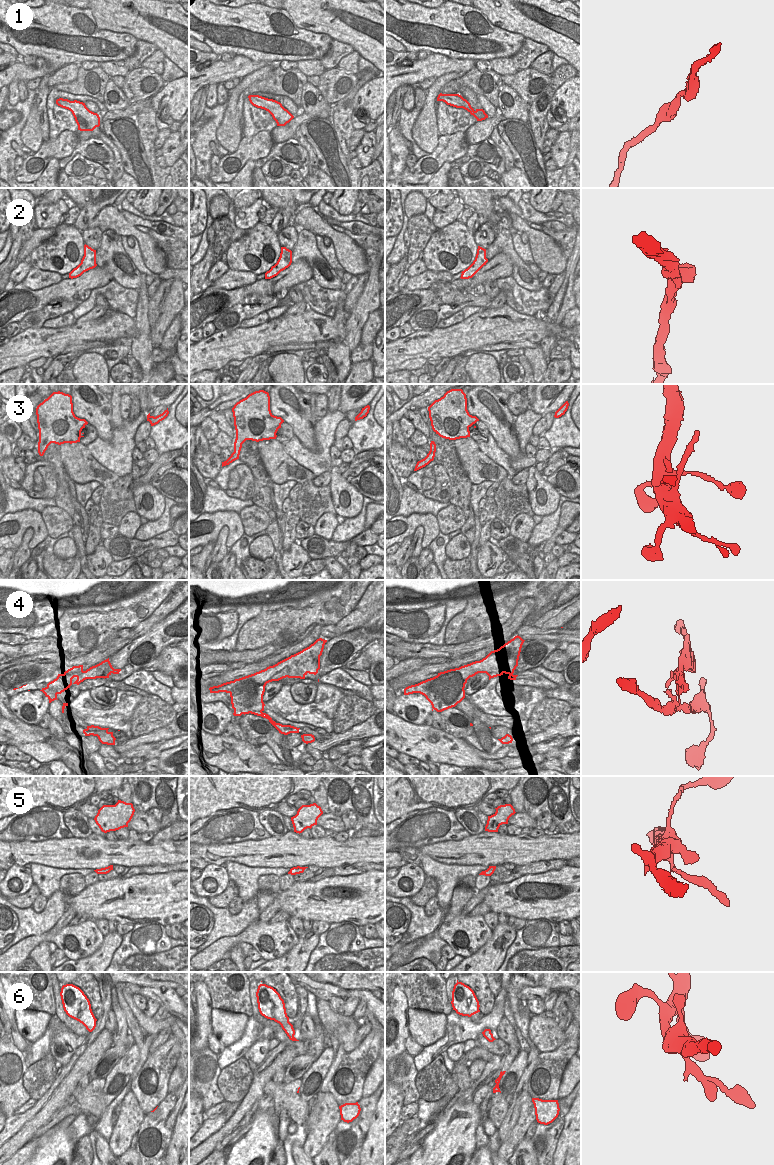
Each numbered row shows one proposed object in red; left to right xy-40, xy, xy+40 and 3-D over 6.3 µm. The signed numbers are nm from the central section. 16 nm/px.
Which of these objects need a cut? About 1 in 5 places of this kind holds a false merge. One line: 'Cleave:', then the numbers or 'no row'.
Cleave: 4, 6

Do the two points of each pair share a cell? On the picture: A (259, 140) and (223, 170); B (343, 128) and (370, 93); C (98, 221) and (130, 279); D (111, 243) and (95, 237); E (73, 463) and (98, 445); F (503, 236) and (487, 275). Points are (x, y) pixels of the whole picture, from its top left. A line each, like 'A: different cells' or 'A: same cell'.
A: same cell
B: different cells
C: different cells
D: different cells
E: different cells
F: different cells

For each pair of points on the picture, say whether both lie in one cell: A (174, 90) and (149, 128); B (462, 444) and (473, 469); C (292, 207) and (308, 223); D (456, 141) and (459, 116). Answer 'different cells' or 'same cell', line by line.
A: different cells
B: same cell
C: different cells
D: different cells

